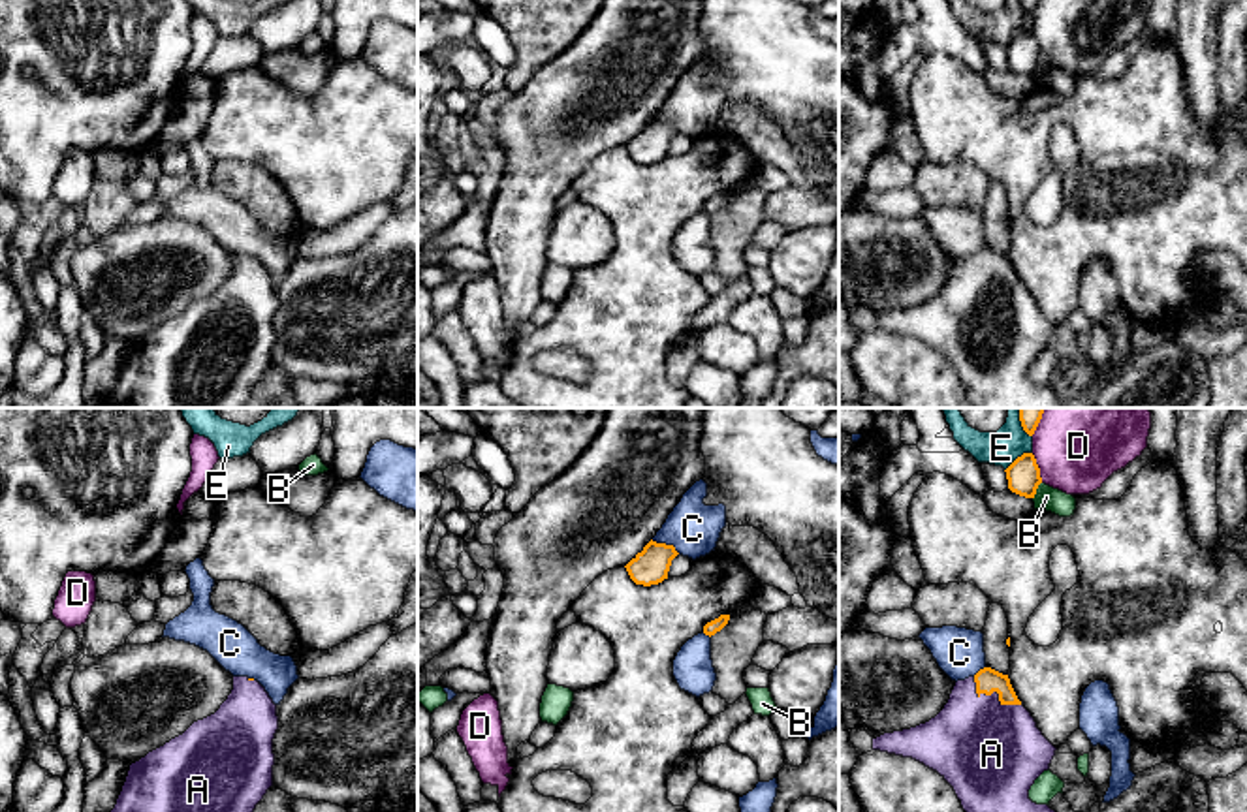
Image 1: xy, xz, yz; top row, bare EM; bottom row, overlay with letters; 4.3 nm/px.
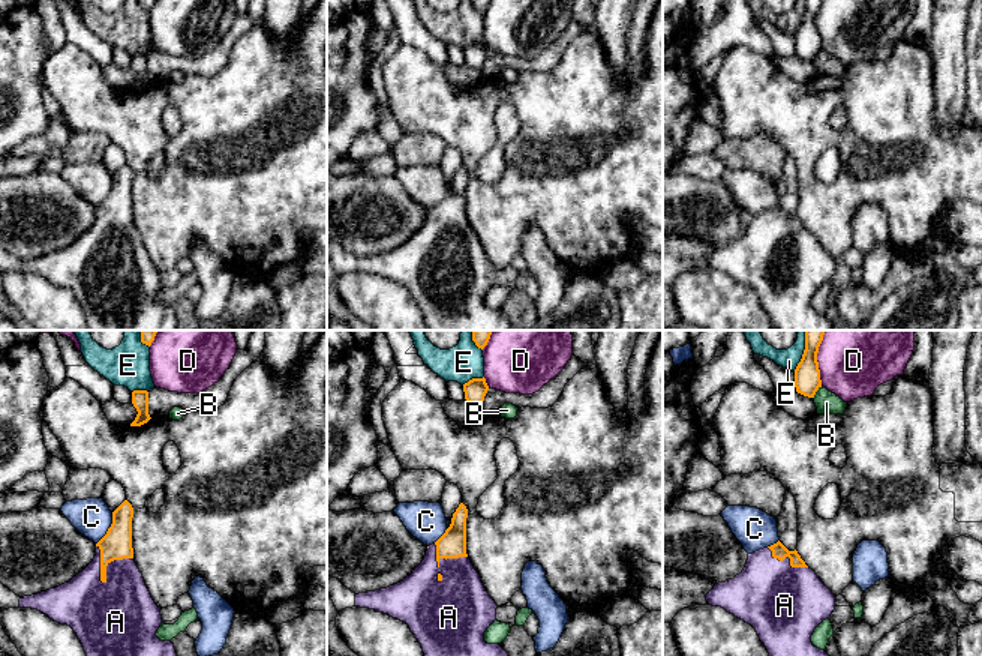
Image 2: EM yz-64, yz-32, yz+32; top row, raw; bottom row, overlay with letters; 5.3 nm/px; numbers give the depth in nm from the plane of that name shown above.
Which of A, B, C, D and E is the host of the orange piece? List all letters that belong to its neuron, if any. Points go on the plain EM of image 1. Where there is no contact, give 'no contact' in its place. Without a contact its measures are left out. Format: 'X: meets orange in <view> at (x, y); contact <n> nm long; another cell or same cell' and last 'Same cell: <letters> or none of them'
A: meets orange in yz at (994, 269); contact 240 nm long; same cell
B: meets orange in yz at (1035, 70); contact 90 nm long; another cell
C: meets orange in xz at (664, 123); contact 140 nm long; another cell
D: meets orange in yz at (1039, 47); contact 140 nm long; another cell
E: meets orange in yz at (1018, 36); contact 150 nm long; another cell
Same cell: A

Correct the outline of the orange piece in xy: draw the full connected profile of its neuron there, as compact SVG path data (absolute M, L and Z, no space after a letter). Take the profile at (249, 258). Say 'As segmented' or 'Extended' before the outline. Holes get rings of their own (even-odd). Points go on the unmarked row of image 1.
Extended. M233 256L231 273L214 293L130 344L102 408L245 408L273 365L276 308L276 284L265 267L254 258Z

